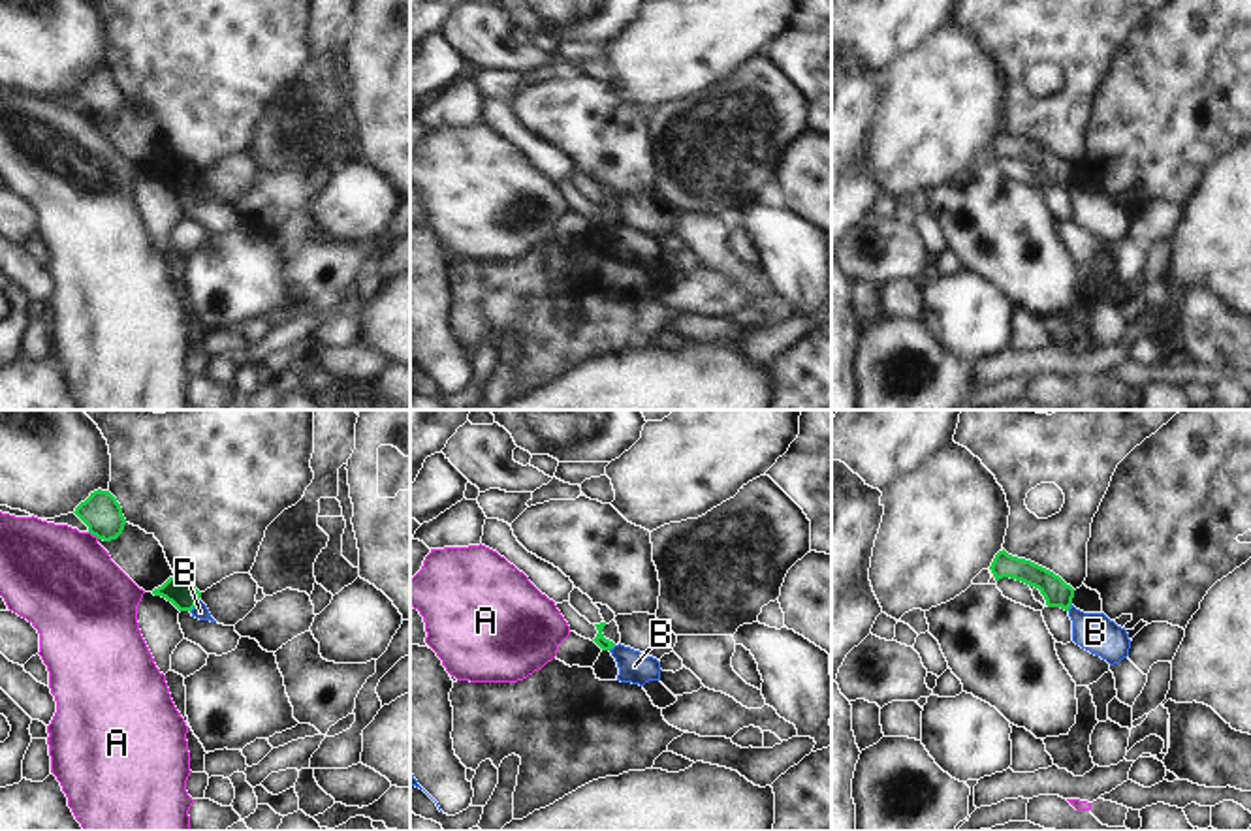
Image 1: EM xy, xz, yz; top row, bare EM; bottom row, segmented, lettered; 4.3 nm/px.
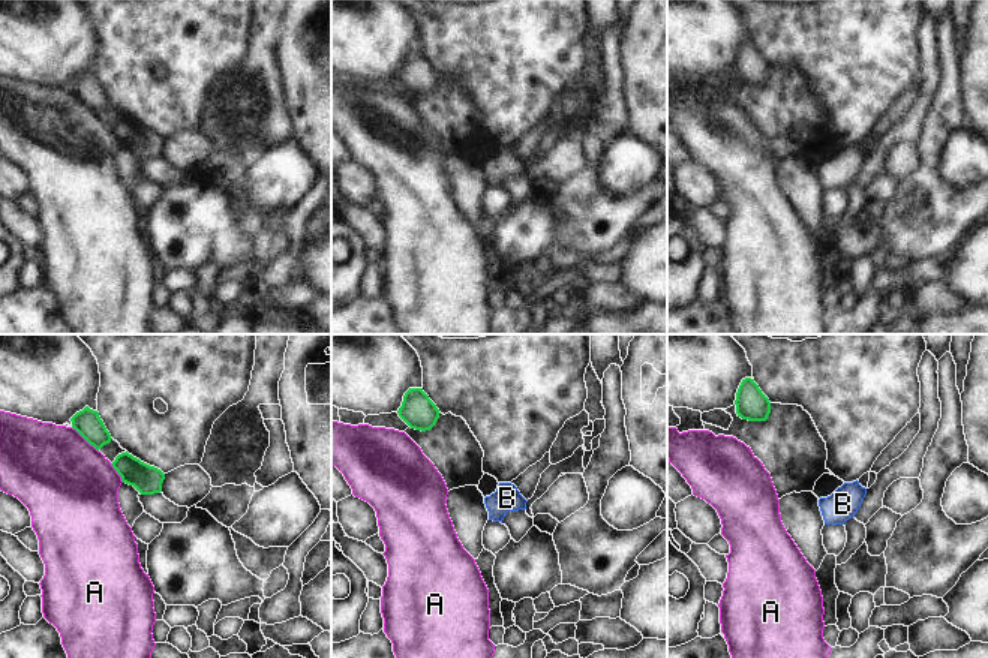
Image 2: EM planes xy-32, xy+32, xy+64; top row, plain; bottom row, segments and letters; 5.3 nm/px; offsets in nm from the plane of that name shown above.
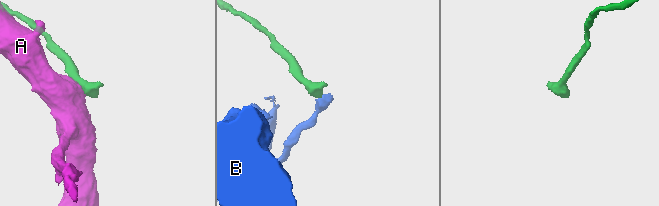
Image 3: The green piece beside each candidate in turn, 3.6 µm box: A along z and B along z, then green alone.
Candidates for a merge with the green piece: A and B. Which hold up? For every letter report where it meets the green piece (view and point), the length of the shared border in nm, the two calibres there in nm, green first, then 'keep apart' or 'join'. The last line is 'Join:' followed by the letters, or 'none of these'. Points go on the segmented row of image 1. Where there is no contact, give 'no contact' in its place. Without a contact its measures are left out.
A: meets green in xy at (95, 534); contact 60 nm long; 170 nm thick on the green side, 440 nm on the other; keep apart
B: meets green in xy at (194, 606); contact 70 nm long; 120 nm thick on the green side, 70 nm on the other; keep apart
Join: none of these

